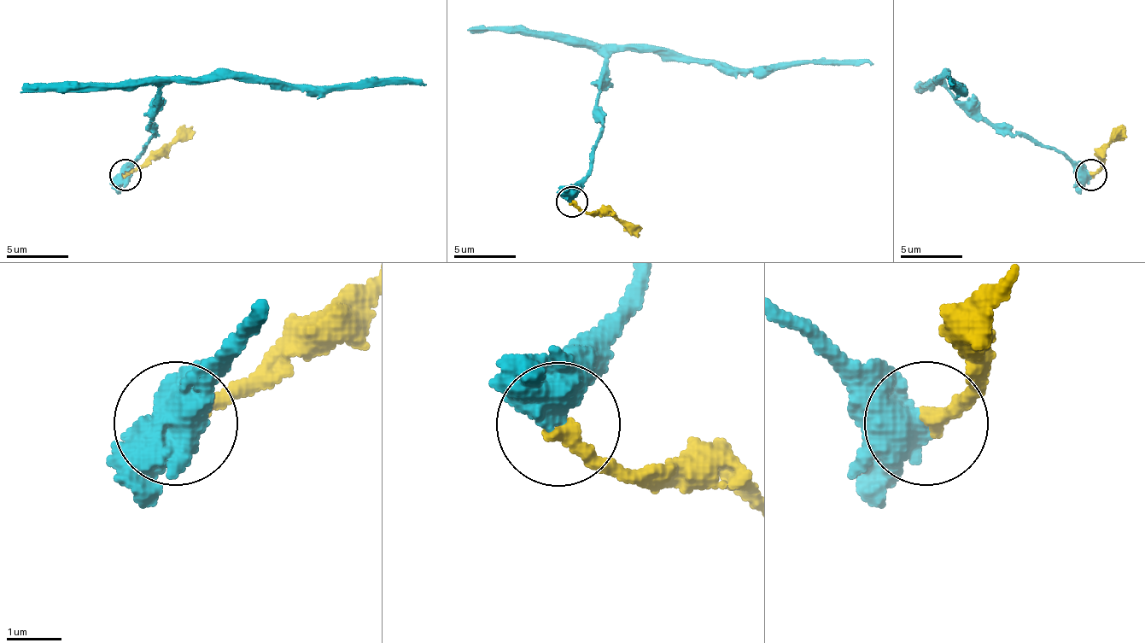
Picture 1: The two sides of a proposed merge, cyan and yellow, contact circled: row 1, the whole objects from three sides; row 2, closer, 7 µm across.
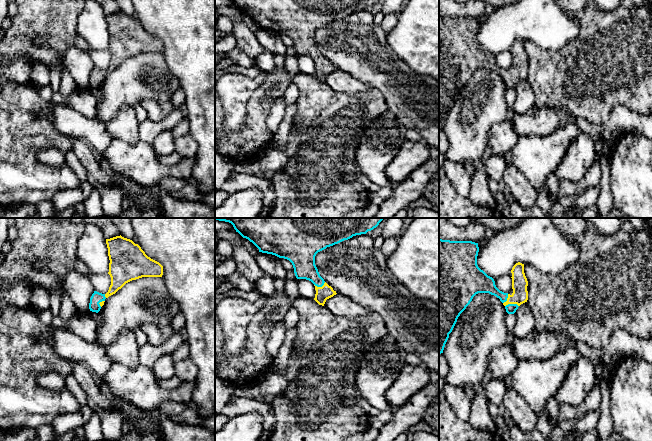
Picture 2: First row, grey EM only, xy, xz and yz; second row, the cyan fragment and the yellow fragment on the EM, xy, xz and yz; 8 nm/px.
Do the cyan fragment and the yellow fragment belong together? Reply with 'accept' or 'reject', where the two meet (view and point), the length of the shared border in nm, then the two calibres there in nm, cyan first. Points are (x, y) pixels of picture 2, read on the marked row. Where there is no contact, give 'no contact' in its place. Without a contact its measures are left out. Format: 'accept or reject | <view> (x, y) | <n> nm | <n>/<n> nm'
accept | yz (511, 304) | 110 nm | 80/130 nm

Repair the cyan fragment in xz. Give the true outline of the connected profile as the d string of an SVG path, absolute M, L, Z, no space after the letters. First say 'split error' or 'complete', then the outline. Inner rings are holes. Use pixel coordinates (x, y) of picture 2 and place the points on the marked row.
split error | M215 218L229 222L236 232L248 239L259 252L289 260L297 279L311 281L316 290L314 300L324 306L336 291L320 276L315 265L315 256L327 247L348 240L356 235L366 234L376 228L383 218Z

